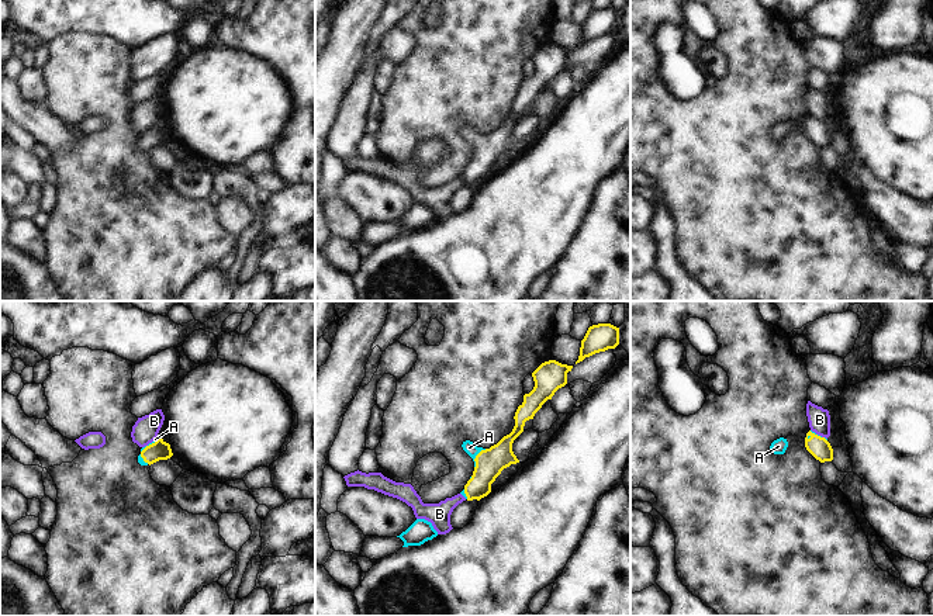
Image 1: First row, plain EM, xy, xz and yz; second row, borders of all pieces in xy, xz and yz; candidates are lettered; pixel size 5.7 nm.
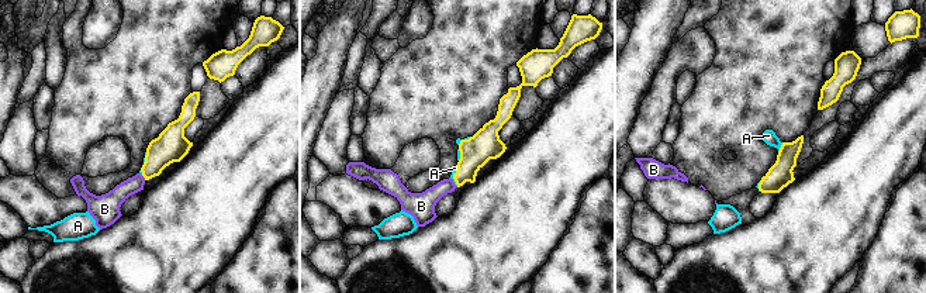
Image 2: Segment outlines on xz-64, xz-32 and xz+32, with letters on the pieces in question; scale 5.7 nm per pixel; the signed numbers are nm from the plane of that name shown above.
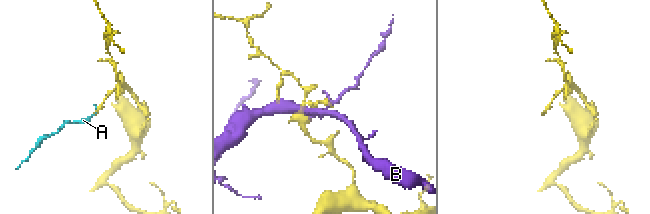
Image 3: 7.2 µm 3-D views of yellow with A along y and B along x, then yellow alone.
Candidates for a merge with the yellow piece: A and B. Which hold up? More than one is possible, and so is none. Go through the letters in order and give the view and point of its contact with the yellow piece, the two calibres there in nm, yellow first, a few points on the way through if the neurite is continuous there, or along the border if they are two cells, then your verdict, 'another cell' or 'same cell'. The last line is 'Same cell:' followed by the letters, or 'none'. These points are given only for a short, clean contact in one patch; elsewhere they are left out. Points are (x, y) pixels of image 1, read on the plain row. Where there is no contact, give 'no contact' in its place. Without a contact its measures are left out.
A: meets yellow in xz at (476, 142); 160 nm thick on the yellow side, 70 nm on the other; runs through xz (489, 148), (476, 142), (469, 132); same cell
B: no contact; another cell
Same cell: A

